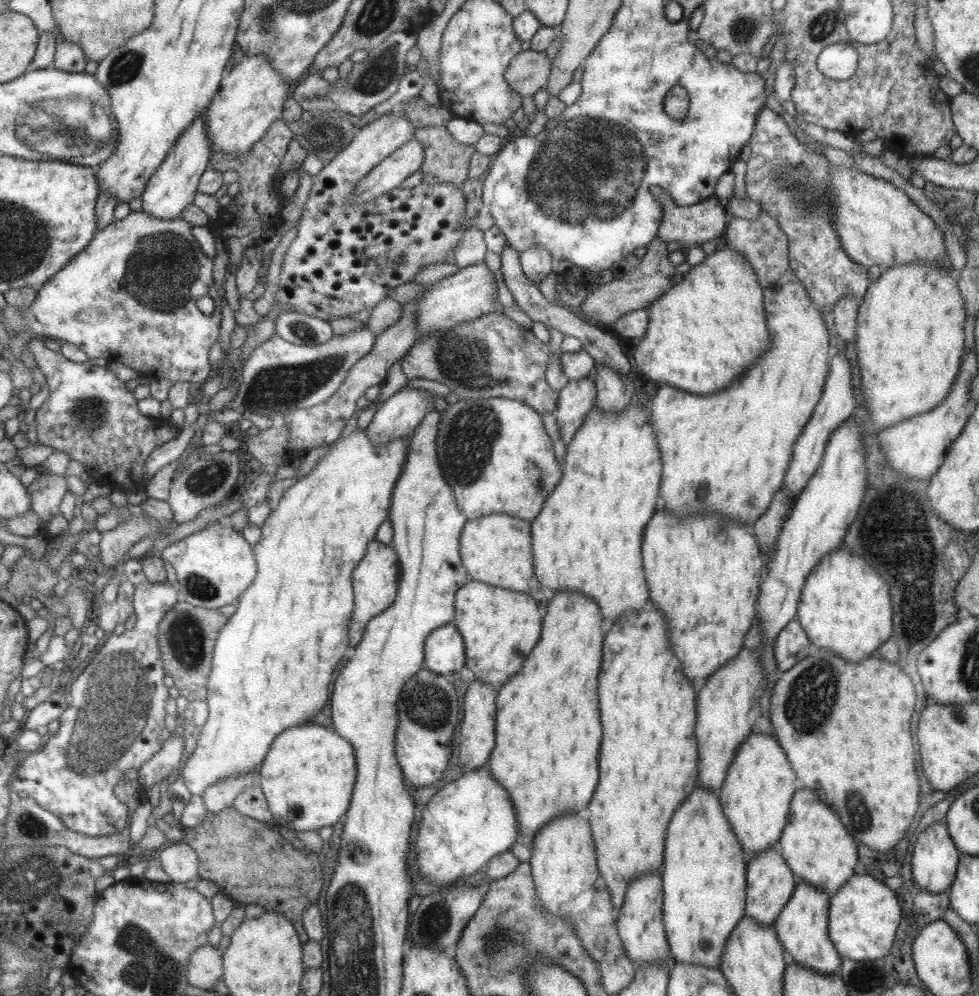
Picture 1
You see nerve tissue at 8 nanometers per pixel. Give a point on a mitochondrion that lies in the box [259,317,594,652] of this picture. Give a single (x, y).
(468, 441)

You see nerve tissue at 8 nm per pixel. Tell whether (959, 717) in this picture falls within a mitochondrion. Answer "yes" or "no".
yes

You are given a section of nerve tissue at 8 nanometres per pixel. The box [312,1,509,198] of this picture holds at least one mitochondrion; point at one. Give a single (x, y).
(377, 76)

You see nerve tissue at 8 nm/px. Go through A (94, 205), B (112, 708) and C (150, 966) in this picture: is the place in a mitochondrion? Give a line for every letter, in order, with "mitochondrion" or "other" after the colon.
A: other
B: mitochondrion
C: mitochondrion

